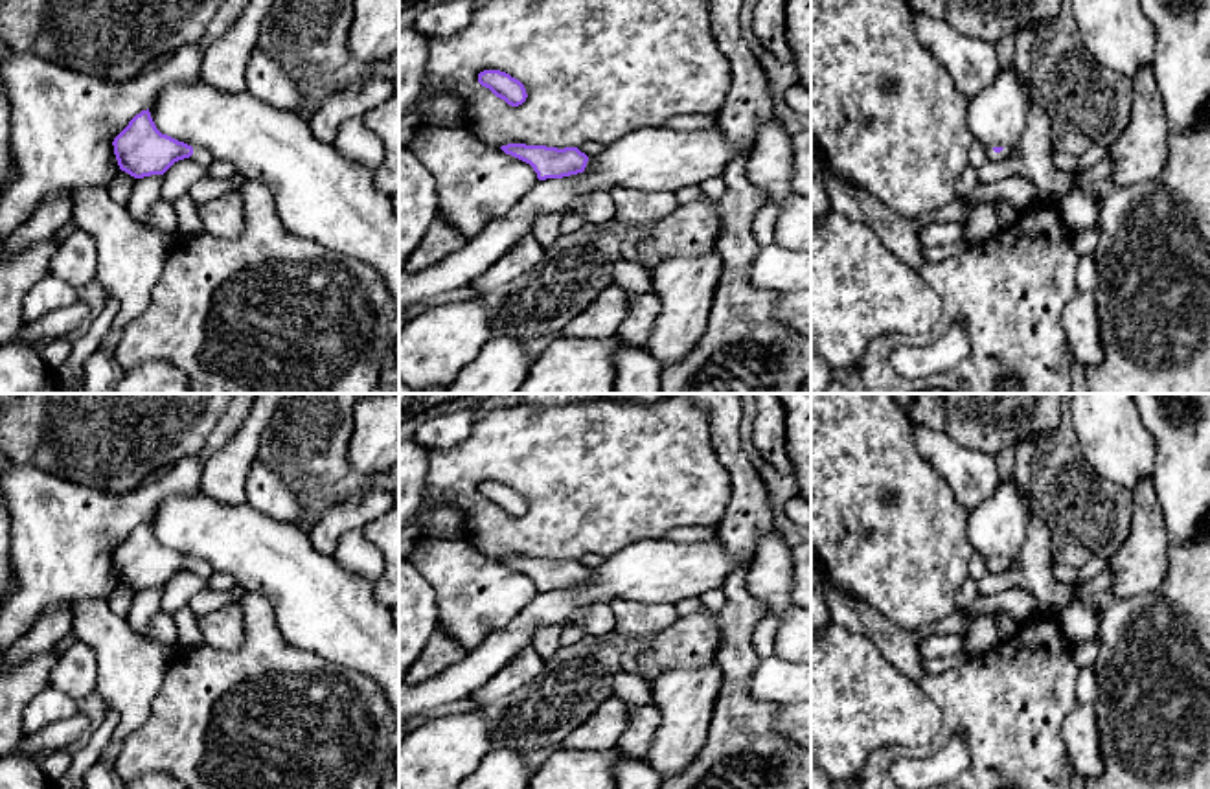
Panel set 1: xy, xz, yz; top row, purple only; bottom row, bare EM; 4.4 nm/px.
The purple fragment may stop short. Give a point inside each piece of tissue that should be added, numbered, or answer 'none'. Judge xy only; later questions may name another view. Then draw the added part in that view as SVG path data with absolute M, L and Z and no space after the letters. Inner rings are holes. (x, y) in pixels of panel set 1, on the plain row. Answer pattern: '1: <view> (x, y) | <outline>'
1: xy (203, 569) | M193 561L191 572L195 572L197 576L200 576L206 581L215 574L211 565L206 561Z

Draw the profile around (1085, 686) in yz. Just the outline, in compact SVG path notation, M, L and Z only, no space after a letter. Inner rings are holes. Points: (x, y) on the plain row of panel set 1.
M1092 666L1079 668L1076 680L1076 703L1094 706L1096 695L1098 695L1098 686Z

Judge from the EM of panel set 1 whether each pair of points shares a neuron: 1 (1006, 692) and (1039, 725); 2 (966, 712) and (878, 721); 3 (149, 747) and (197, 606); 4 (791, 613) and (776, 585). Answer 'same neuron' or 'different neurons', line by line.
1: same neuron
2: different neurons
3: different neurons
4: same neuron

